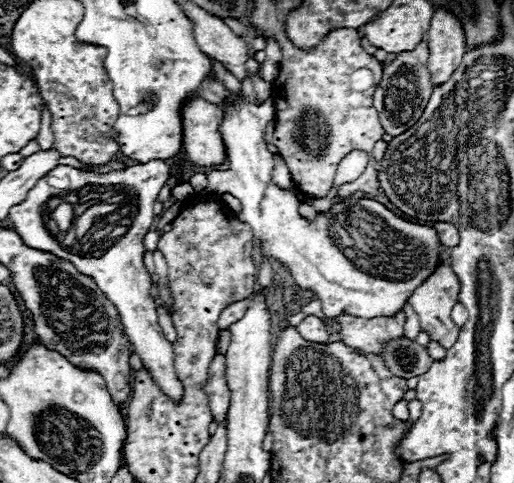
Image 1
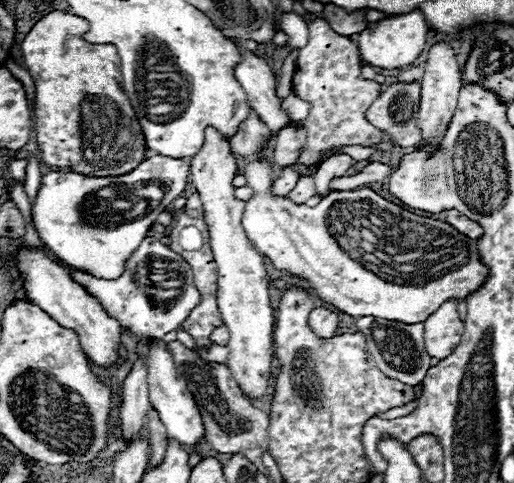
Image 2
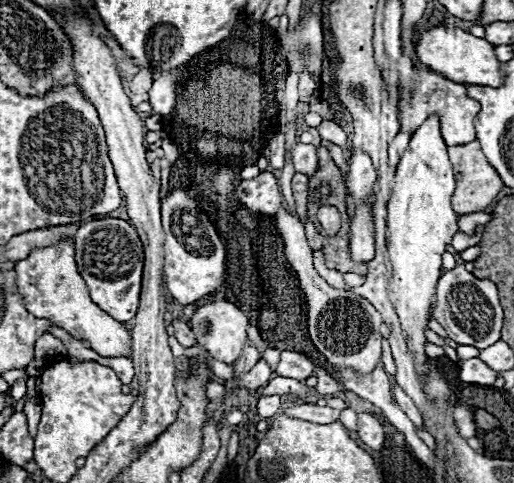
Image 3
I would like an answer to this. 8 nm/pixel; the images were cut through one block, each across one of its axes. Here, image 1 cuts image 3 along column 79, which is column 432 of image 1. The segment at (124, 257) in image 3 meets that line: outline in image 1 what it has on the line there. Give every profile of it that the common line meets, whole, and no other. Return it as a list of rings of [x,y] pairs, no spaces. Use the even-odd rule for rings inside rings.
[[[238,94],[234,102],[226,100],[224,104],[220,104],[220,108],[224,112],[224,118],[220,122],[220,134],[226,144],[226,156],[230,168],[226,171],[208,170],[205,175],[209,185],[218,186],[214,188],[214,192],[218,194],[228,192],[242,202],[242,214],[238,214],[238,220],[250,224],[254,236],[258,236],[264,262],[268,262],[268,258],[280,260],[286,266],[286,270],[290,270],[294,282],[300,288],[314,292],[322,300],[322,310],[327,319],[340,316],[342,310],[348,310],[350,314],[362,318],[396,314],[404,306],[412,290],[416,290],[416,286],[420,286],[420,282],[424,282],[436,268],[440,256],[440,242],[436,238],[436,230],[394,216],[378,200],[356,198],[356,196],[340,202],[340,216],[332,218],[332,214],[328,212],[320,214],[318,220],[308,222],[298,214],[298,204],[300,204],[296,200],[298,190],[284,192],[276,188],[272,182],[272,154],[266,148],[264,128],[266,122],[274,118],[274,102],[268,98],[266,104],[254,106],[246,102],[242,94]]]

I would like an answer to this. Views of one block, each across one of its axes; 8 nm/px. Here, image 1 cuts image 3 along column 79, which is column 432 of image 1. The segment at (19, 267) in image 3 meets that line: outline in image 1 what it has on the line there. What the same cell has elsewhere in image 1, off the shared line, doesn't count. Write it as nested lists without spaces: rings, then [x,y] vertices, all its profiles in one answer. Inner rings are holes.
[[[442,260],[436,270],[412,292],[412,296],[408,298],[408,302],[412,304],[414,312],[420,318],[420,328],[436,342],[440,342],[444,348],[450,348],[456,342],[456,336],[460,332],[460,328],[452,322],[450,312],[452,306],[458,302],[458,292],[460,292],[460,282],[456,278],[456,274],[452,272],[448,260]]]

